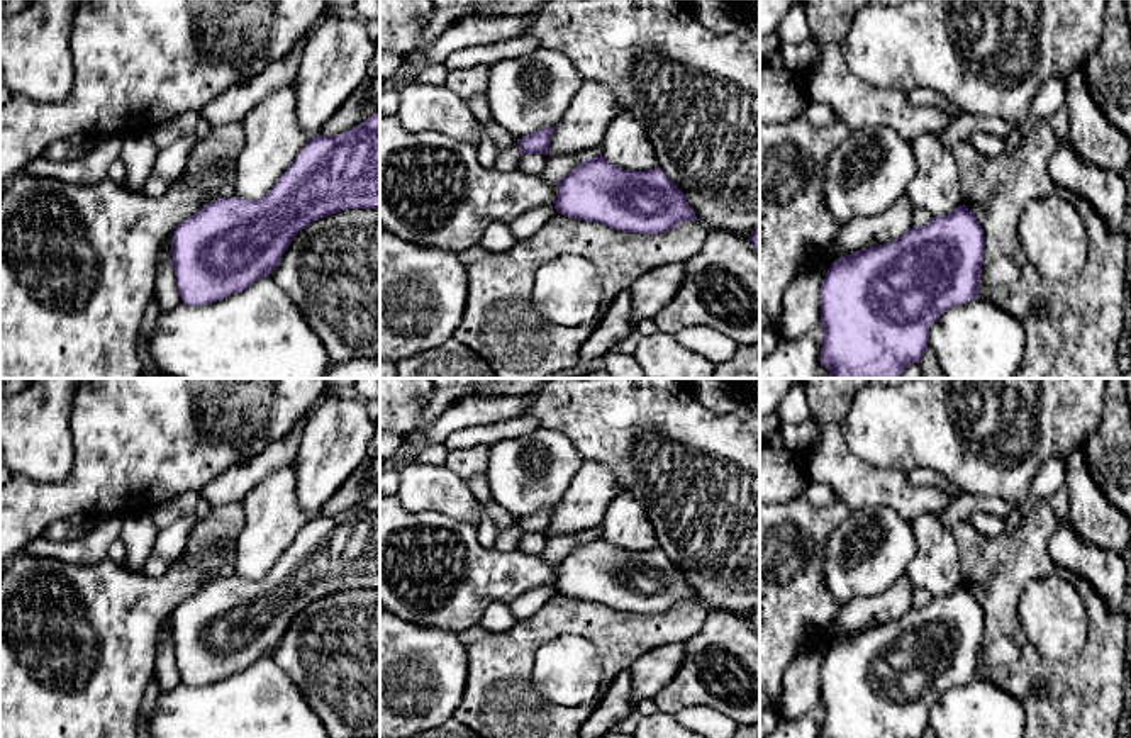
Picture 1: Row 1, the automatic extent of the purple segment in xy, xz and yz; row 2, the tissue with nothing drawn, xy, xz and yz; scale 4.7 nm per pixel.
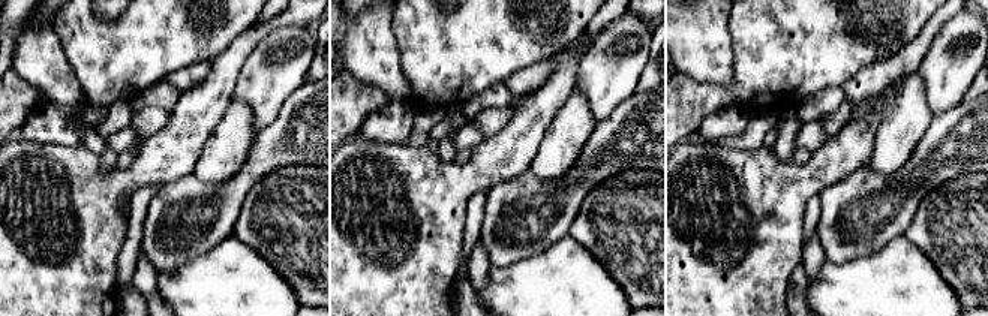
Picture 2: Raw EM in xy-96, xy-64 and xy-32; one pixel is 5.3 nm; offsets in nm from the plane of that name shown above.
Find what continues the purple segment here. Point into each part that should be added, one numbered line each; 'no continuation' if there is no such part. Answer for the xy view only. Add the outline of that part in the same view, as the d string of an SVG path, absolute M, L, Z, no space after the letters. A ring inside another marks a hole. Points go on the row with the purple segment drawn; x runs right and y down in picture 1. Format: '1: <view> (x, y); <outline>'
no continuation

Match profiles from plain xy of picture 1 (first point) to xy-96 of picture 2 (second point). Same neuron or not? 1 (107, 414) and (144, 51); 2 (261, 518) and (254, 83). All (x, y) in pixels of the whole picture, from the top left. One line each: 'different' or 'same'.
1: same
2: different

